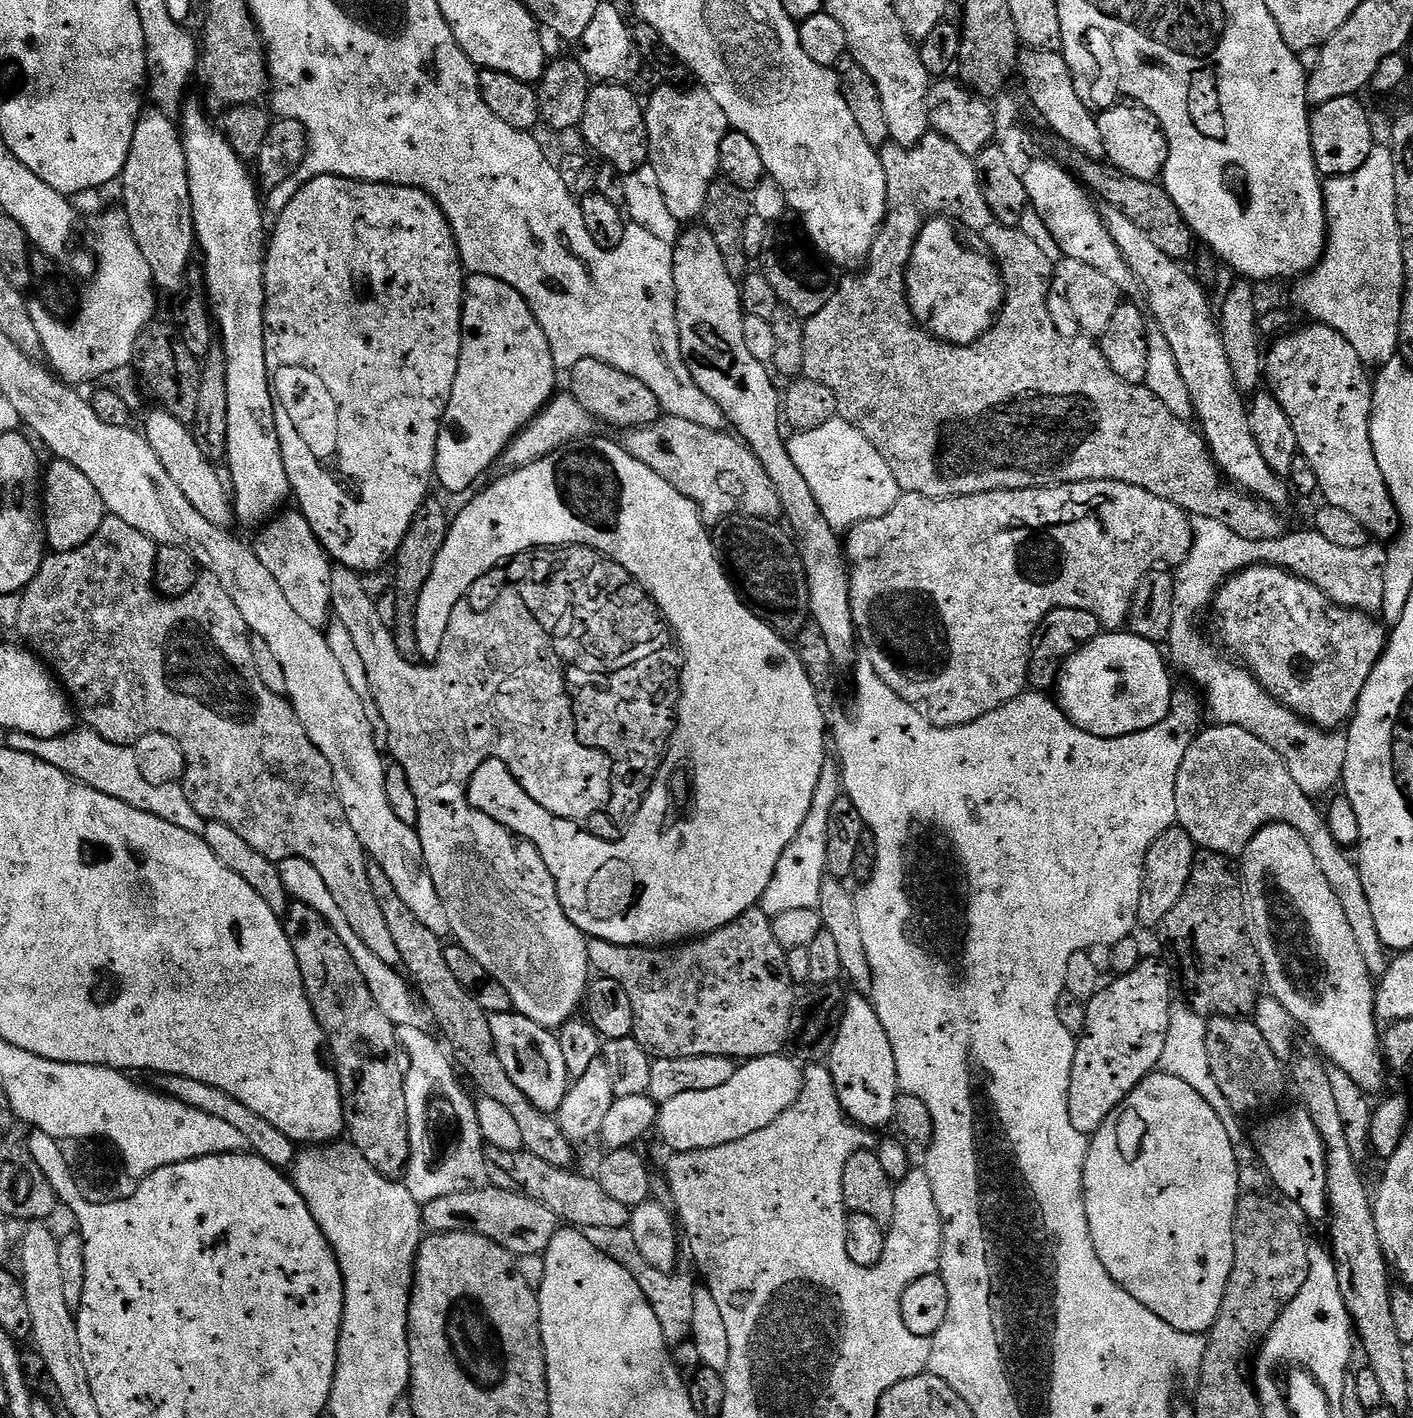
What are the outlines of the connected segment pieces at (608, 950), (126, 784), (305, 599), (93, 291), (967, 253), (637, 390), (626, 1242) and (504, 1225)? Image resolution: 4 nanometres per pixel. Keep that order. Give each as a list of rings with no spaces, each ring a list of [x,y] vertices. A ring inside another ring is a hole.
[[[759,906],[746,910],[734,922],[714,930],[708,936],[693,938],[687,942],[681,942],[675,946],[637,946],[635,944],[615,944],[605,940],[588,941],[588,963],[593,973],[614,978],[626,990],[626,995],[630,997],[630,1006],[634,1006],[634,1030],[632,1036],[647,1050],[648,1055],[653,1058],[698,1058],[699,1056],[729,1056],[731,1060],[737,1062],[747,1062],[757,1060],[763,1056],[779,1056],[785,1051],[784,1047],[789,1047],[792,1031],[790,1022],[792,1021],[792,1010],[794,1007],[794,996],[792,991],[794,985],[790,978],[790,970],[786,970],[787,951],[778,946],[778,938],[774,938],[772,933],[772,922],[770,917],[760,909]]]
[[[87,726],[77,727],[67,732],[65,736],[49,740],[39,740],[21,732],[9,732],[6,747],[10,750],[18,750],[22,754],[34,754],[34,758],[62,770],[73,780],[78,780],[110,798],[118,798],[118,802],[126,802],[146,814],[154,814],[162,818],[162,822],[170,822],[170,826],[178,826],[195,836],[201,835],[204,831],[206,822],[190,806],[190,800],[184,793],[183,783],[150,786],[150,782],[146,782],[138,771],[136,753],[131,747],[106,742],[106,738],[102,738]]]
[[[299,510],[288,511],[281,511],[259,529],[260,537],[254,543],[254,551],[258,562],[262,562],[278,586],[282,586],[282,594],[286,594],[286,602],[290,602],[291,608],[304,621],[310,622],[310,626],[323,629],[329,623],[332,612],[332,591],[328,585],[328,575],[332,569],[330,557],[303,514]]]
[[[123,211],[100,216],[93,226],[96,235],[91,251],[94,253],[94,275],[88,289],[78,300],[78,309],[71,322],[46,310],[39,299],[28,303],[30,318],[34,319],[44,356],[53,373],[69,386],[94,382],[133,363],[138,334],[153,323],[156,312],[157,289],[152,283],[150,262],[142,258],[138,242]]]
[[[947,218],[925,220],[924,229],[914,242],[914,250],[908,263],[906,290],[912,315],[924,331],[937,340],[943,340],[945,344],[967,346],[975,340],[981,340],[995,324],[1000,307],[1004,305],[1004,284],[1000,279],[1000,269],[996,267],[995,259],[991,255],[983,256],[982,253],[967,248],[956,237],[956,232],[958,233],[957,225]]]
[[[582,358],[578,366],[570,369],[568,380],[570,394],[578,402],[578,406],[591,416],[593,421],[609,424],[619,430],[645,428],[661,419],[662,409],[658,398],[654,398],[654,390],[646,386],[646,382],[638,382],[630,374],[618,370],[601,360]]]
[[[593,1228],[583,1229],[583,1234],[592,1244],[593,1248],[604,1252],[611,1258],[617,1260],[628,1273],[638,1282],[642,1294],[650,1302],[654,1314],[658,1314],[658,1326],[662,1326],[664,1341],[670,1346],[675,1346],[682,1341],[689,1339],[692,1330],[692,1315],[694,1314],[694,1284],[688,1280],[683,1280],[677,1274],[669,1274],[654,1270],[641,1258],[634,1246],[634,1238],[627,1228],[618,1230],[594,1230]]]
[[[473,1186],[467,1188],[465,1192],[442,1194],[442,1198],[434,1198],[422,1205],[420,1220],[424,1224],[425,1233],[472,1231],[474,1234],[482,1234],[482,1238],[490,1238],[490,1242],[498,1242],[498,1246],[502,1246],[517,1258],[543,1256],[558,1230],[554,1210],[546,1210],[546,1206],[542,1206],[542,1202],[534,1202],[534,1198],[526,1198],[521,1192],[511,1192],[491,1186]]]

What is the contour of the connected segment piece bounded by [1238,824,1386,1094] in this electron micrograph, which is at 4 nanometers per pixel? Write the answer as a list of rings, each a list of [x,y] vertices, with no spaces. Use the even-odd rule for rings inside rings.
[[[1272,824],[1258,830],[1254,834],[1254,838],[1250,839],[1250,844],[1246,846],[1243,855],[1238,860],[1238,871],[1242,877],[1244,886],[1244,907],[1248,909],[1248,918],[1250,921],[1250,935],[1256,945],[1256,953],[1260,955],[1260,964],[1264,968],[1264,982],[1267,991],[1278,1002],[1282,1002],[1282,1006],[1286,1006],[1286,1010],[1292,1019],[1296,1021],[1301,1029],[1308,1031],[1308,1036],[1321,1048],[1319,1051],[1339,1071],[1346,1073],[1356,1085],[1363,1088],[1365,1093],[1373,1094],[1384,1084],[1384,1072],[1386,1073],[1386,1062],[1380,1055],[1380,1040],[1378,1037],[1378,1021],[1376,1019],[1376,988],[1374,981],[1366,970],[1366,965],[1362,960],[1361,951],[1358,950],[1357,939],[1354,938],[1350,925],[1346,922],[1345,911],[1342,910],[1337,897],[1330,890],[1329,883],[1326,882],[1325,875],[1321,873],[1321,869],[1317,867],[1317,860],[1313,857],[1313,851],[1307,845],[1306,839],[1298,834],[1296,829],[1292,829],[1286,824]]]

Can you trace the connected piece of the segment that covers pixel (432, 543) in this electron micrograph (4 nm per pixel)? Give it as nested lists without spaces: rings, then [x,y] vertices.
[[[435,498],[425,500],[410,530],[406,530],[406,538],[402,538],[402,546],[398,546],[394,557],[396,569],[392,572],[393,584],[390,595],[394,598],[396,623],[391,625],[392,641],[398,646],[398,654],[413,662],[420,660],[416,633],[418,594],[422,594],[422,586],[426,586],[426,578],[430,578],[430,570],[434,570],[434,558],[438,558],[438,550],[442,550],[446,542],[449,523],[450,512],[448,516],[447,510]]]

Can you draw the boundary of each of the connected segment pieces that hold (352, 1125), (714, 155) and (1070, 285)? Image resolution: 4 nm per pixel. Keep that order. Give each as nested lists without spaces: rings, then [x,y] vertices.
[[[293,903],[282,923],[284,933],[292,940],[294,958],[298,958],[298,970],[302,974],[314,1018],[324,1032],[324,1043],[330,1060],[332,1055],[331,1063],[334,1065],[336,1080],[340,1083],[347,1139],[352,1147],[359,1150],[362,1158],[366,1158],[366,1162],[370,1162],[370,1166],[378,1170],[378,1174],[389,1178],[403,1177],[410,1158],[410,1130],[406,1114],[405,1069],[402,1067],[401,1057],[400,1060],[396,1057],[397,1025],[392,1024],[390,1018],[382,1014],[382,1010],[378,1010],[378,1002],[374,1002],[370,986],[366,986],[358,966],[354,966],[350,950],[346,950],[342,938],[338,938],[335,930],[316,910],[310,910],[305,904]]]
[[[660,86],[649,100],[646,100],[644,121],[648,131],[648,159],[654,174],[658,174],[658,182],[662,185],[662,198],[666,198],[666,206],[670,214],[681,224],[691,223],[704,213],[706,198],[714,181],[720,176],[718,162],[718,146],[722,138],[730,130],[730,125],[722,106],[710,98],[710,94],[699,86]]]
[[[1061,259],[1055,265],[1048,295],[1048,313],[1056,321],[1056,329],[1065,334],[1075,334],[1085,338],[1099,338],[1104,335],[1114,310],[1122,303],[1121,289],[1117,288],[1106,274],[1086,266],[1086,262]]]

